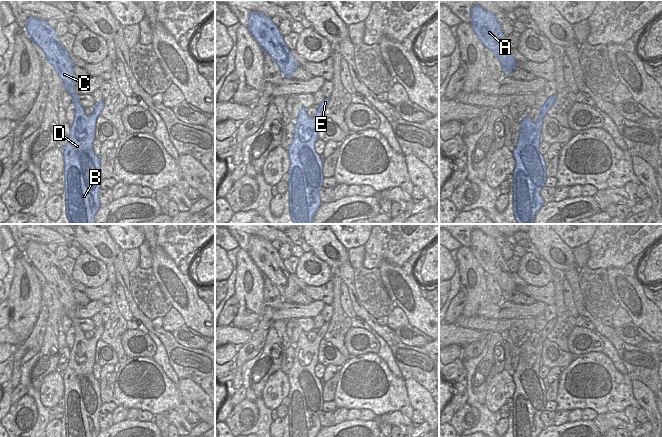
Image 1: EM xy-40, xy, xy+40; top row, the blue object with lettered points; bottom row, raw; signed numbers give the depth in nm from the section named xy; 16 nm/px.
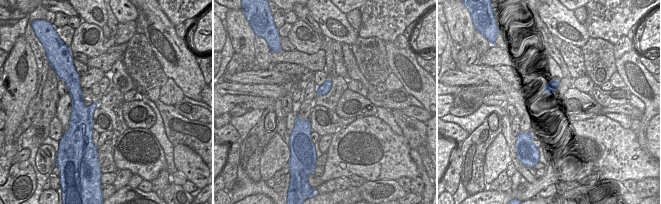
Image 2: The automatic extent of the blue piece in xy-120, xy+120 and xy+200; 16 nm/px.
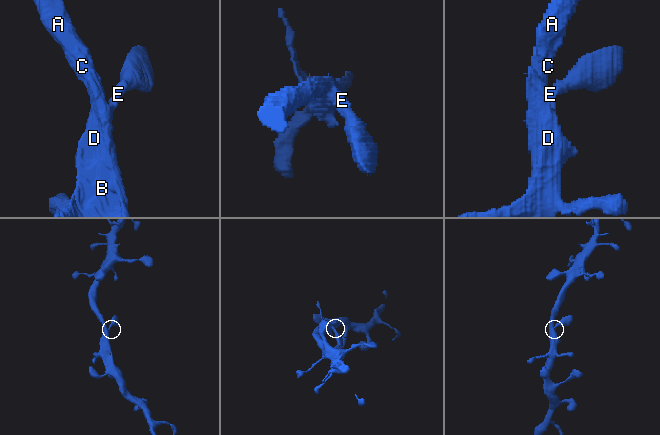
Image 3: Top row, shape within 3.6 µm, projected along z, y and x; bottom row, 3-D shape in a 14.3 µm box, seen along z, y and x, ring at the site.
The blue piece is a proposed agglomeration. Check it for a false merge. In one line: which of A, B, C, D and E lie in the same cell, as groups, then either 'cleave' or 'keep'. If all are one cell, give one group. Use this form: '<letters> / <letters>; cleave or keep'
A B C D E; keep

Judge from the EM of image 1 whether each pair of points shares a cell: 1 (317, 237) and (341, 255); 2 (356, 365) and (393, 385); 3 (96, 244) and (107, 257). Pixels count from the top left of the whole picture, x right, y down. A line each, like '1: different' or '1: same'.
1: same
2: same
3: same

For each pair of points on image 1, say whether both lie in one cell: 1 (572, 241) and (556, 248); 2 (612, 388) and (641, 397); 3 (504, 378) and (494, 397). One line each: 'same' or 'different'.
1: different
2: different
3: same

